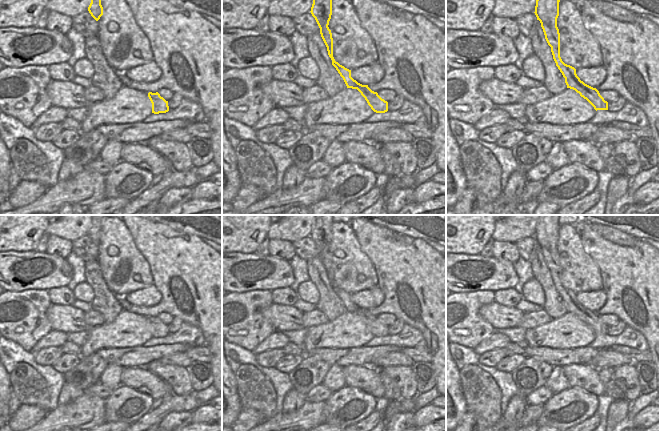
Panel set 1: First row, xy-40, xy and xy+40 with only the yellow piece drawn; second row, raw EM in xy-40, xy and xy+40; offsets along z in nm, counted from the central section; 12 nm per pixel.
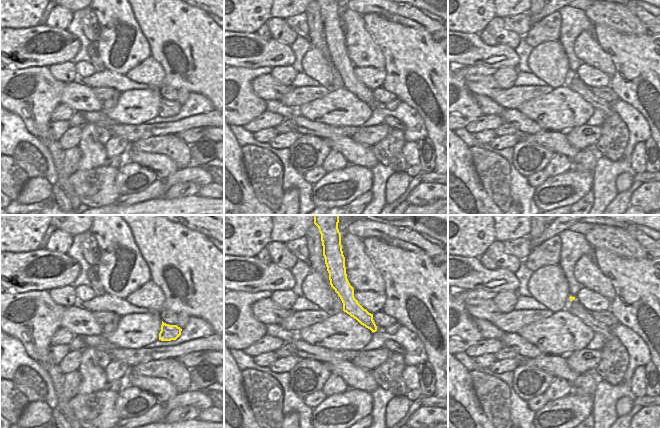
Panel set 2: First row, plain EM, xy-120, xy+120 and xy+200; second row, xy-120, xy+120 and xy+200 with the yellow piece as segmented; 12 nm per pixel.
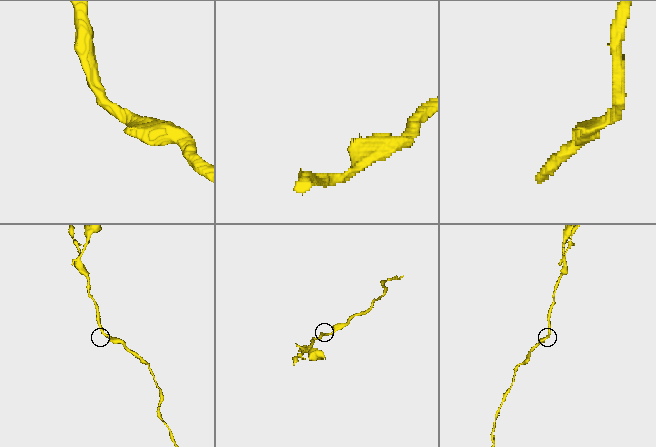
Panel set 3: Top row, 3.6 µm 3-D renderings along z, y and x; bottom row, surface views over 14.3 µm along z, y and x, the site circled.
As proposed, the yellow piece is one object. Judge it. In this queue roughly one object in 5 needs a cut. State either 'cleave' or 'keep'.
keep

